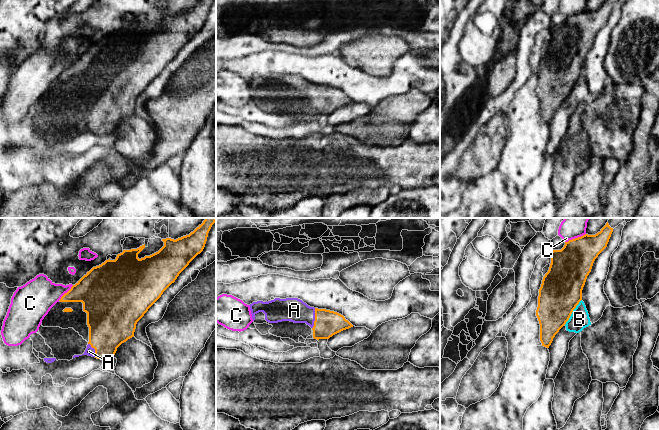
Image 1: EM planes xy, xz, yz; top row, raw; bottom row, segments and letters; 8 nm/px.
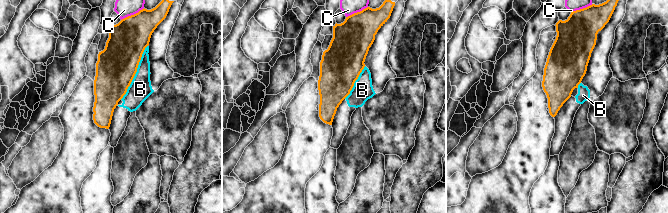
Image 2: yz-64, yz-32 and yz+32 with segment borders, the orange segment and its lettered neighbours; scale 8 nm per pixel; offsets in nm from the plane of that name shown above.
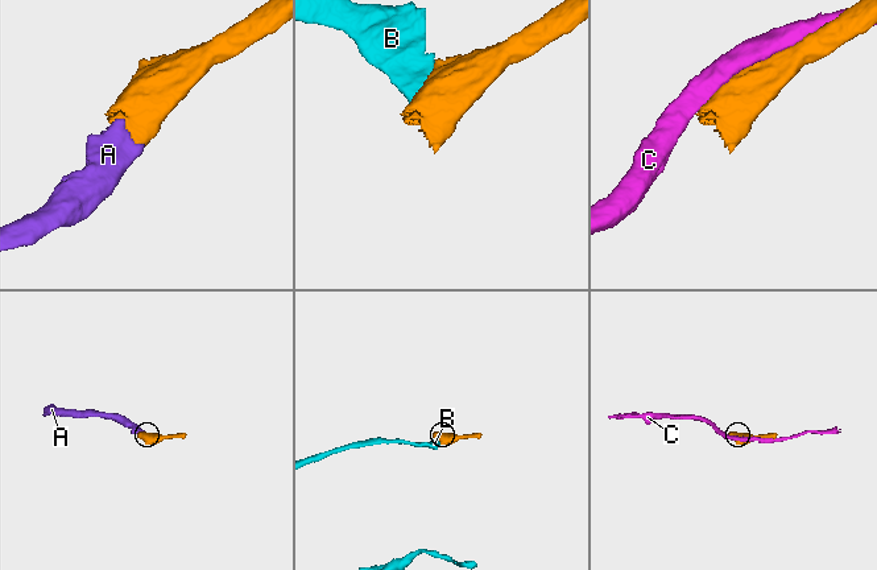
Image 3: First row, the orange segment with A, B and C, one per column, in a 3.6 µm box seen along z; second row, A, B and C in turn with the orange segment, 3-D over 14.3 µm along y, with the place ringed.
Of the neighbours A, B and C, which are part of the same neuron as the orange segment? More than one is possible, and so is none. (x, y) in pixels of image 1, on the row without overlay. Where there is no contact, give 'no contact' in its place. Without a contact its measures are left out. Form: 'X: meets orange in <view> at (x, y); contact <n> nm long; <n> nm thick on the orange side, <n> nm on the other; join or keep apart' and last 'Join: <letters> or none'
A: meets orange in xz at (315, 94); contact 170 nm long; 220 nm thick on the orange side, 190 nm on the other; join
B: meets orange in yz at (572, 87); contact 240 nm long; 340 nm thick on the orange side, 160 nm on the other; keep apart
C: meets orange in yz at (575, 14); contact 180 nm long; 320 nm thick on the orange side, 130 nm on the other; keep apart
Join: A

